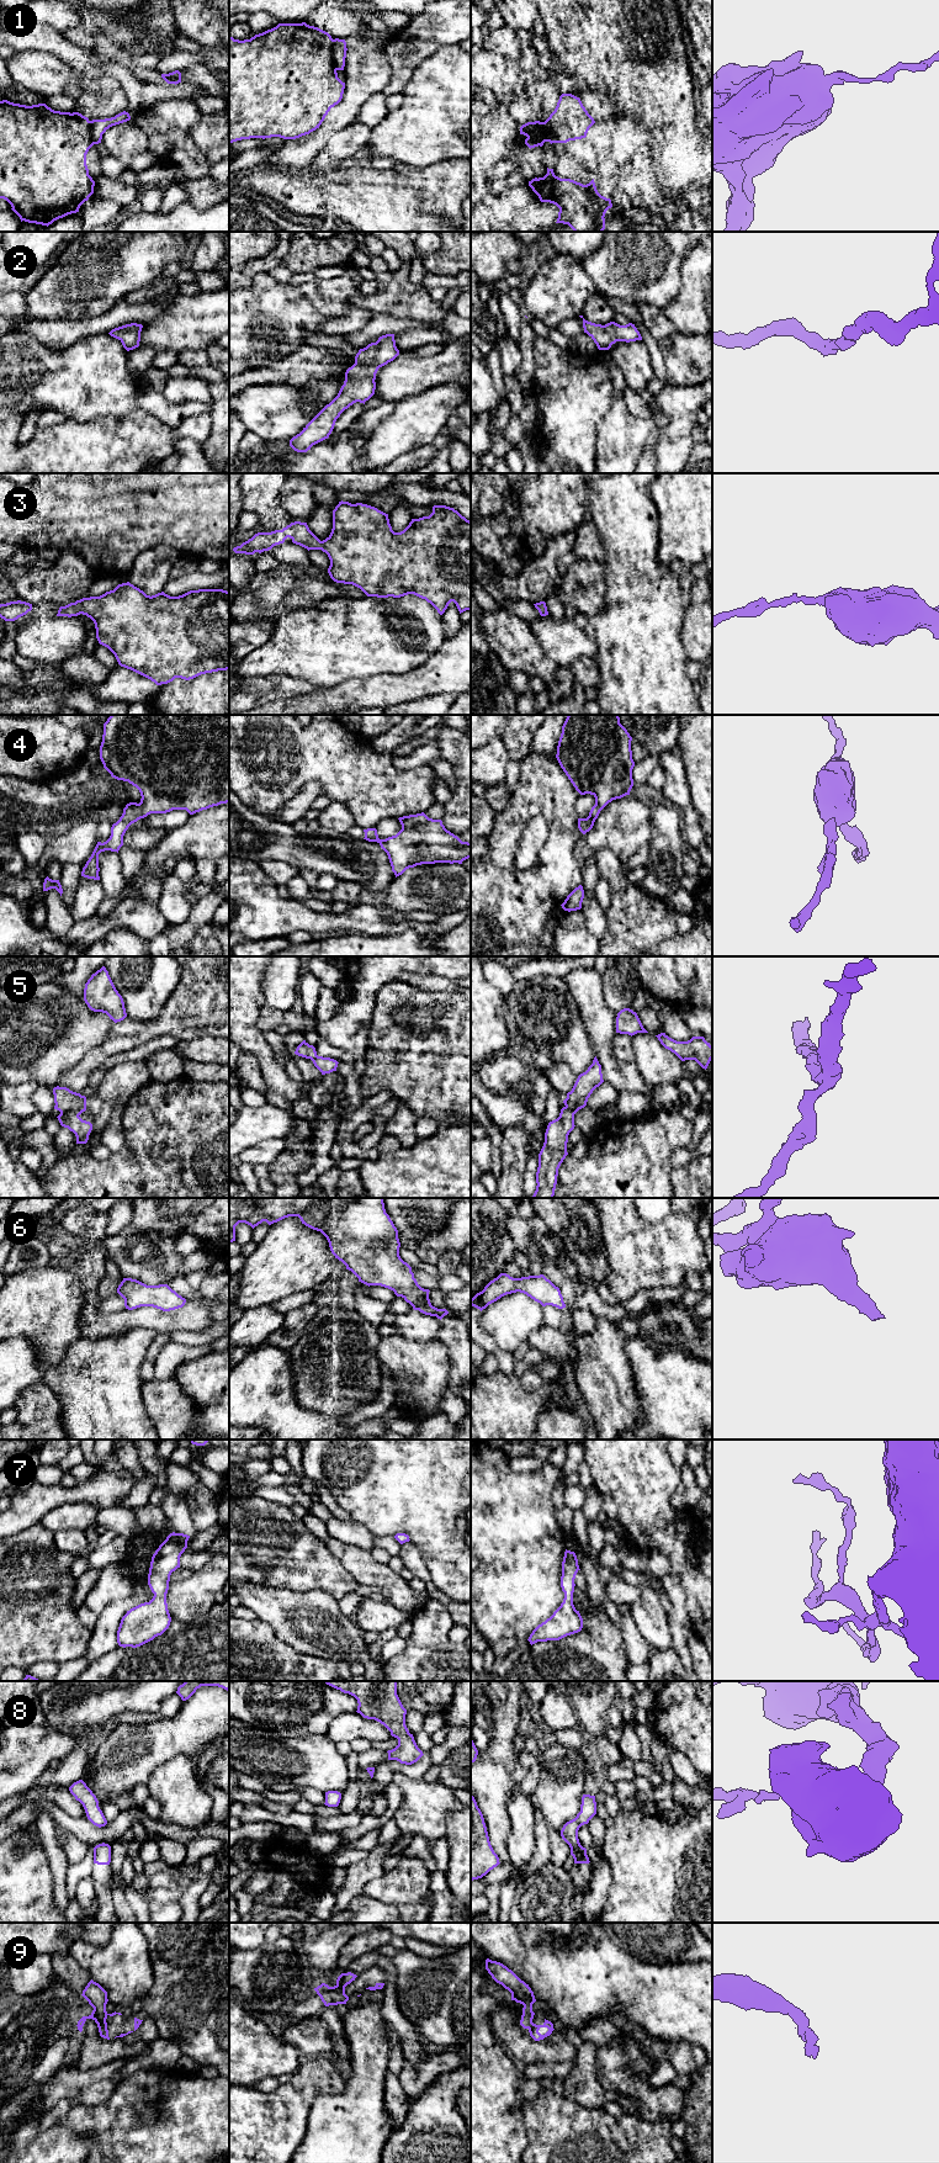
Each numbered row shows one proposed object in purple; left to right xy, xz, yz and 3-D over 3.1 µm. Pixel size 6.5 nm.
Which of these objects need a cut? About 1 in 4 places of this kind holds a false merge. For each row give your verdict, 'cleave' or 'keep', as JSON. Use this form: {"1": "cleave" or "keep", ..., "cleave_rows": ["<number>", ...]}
{"1": "cleave", "2": "keep", "3": "keep", "4": "keep", "5": "keep", "6": "keep", "7": "keep", "8": "keep", "9": "cleave", "cleave_rows": ["1", "9"]}

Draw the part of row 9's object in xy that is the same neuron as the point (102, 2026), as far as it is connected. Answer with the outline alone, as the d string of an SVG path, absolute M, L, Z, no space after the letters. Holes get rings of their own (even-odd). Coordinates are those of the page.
M89 2015L89 2016L83 2016L79 2021L78 2021L78 2030L81 2032L83 2031L83 2026L85 2024L85 2021L87 2019L92 2019L96 2024L97 2024L97 2027L99 2027L99 2032L100 2032L100 2036L104 2037L104 2039L107 2039L110 2040L108 2037L108 2030L107 2030L107 2022L102 2022L97 2019L95 2019L92 2015Z

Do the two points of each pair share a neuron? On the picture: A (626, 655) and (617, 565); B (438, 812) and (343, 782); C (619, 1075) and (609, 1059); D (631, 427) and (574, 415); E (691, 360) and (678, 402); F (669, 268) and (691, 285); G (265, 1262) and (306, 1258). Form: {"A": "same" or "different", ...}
{"A": "same", "B": "different", "C": "same", "D": "different", "E": "different", "F": "different", "G": "same"}

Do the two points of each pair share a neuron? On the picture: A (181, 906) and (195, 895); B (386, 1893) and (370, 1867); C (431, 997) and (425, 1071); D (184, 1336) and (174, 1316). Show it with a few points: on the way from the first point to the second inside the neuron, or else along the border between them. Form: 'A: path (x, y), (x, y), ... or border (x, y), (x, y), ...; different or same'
A: border (186, 899), (192, 905); different
B: border (385, 1871), (370, 1880), (360, 1893); different
C: path (449, 1016), (449, 1048), (444, 1053); same
D: border (210, 1327), (202, 1331), (170, 1331), (166, 1334); different

